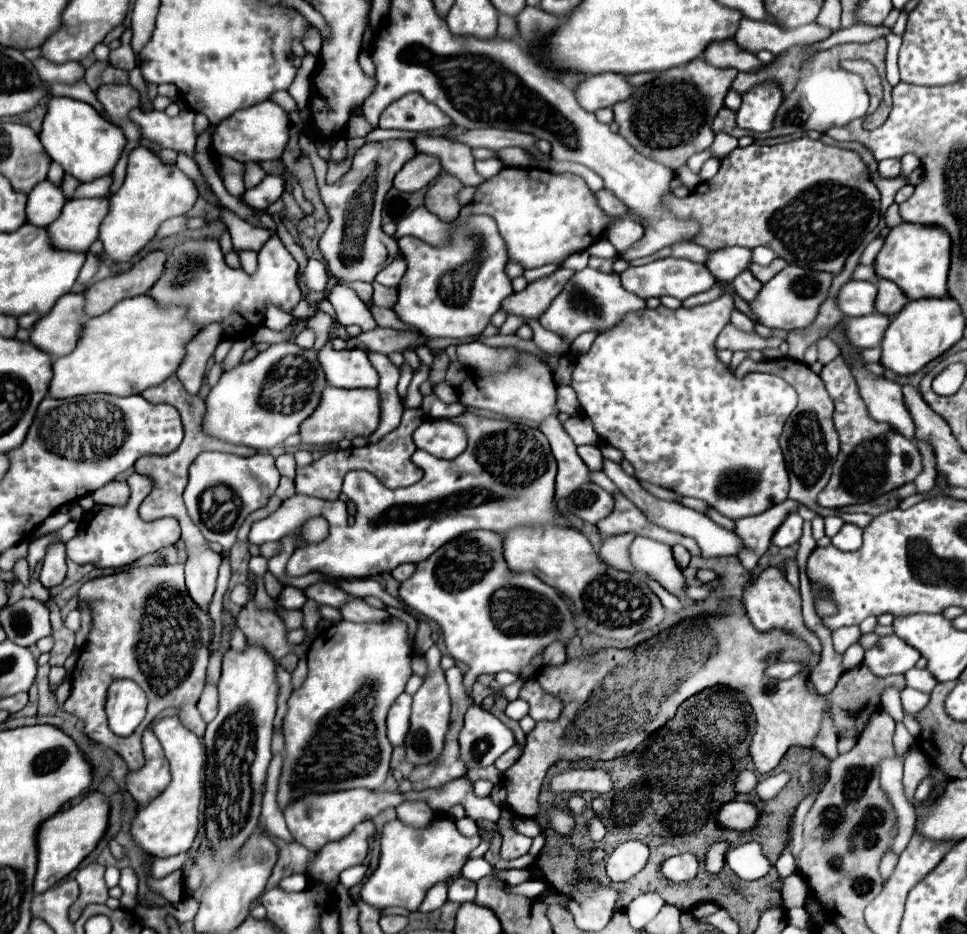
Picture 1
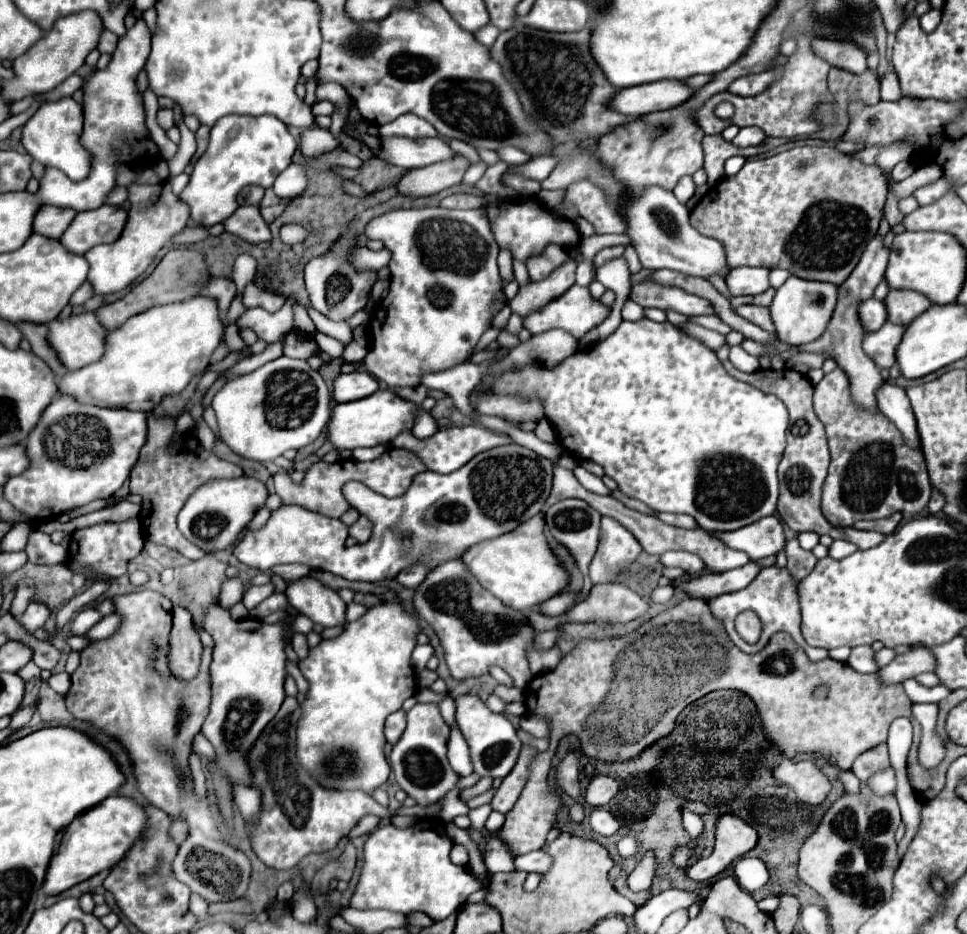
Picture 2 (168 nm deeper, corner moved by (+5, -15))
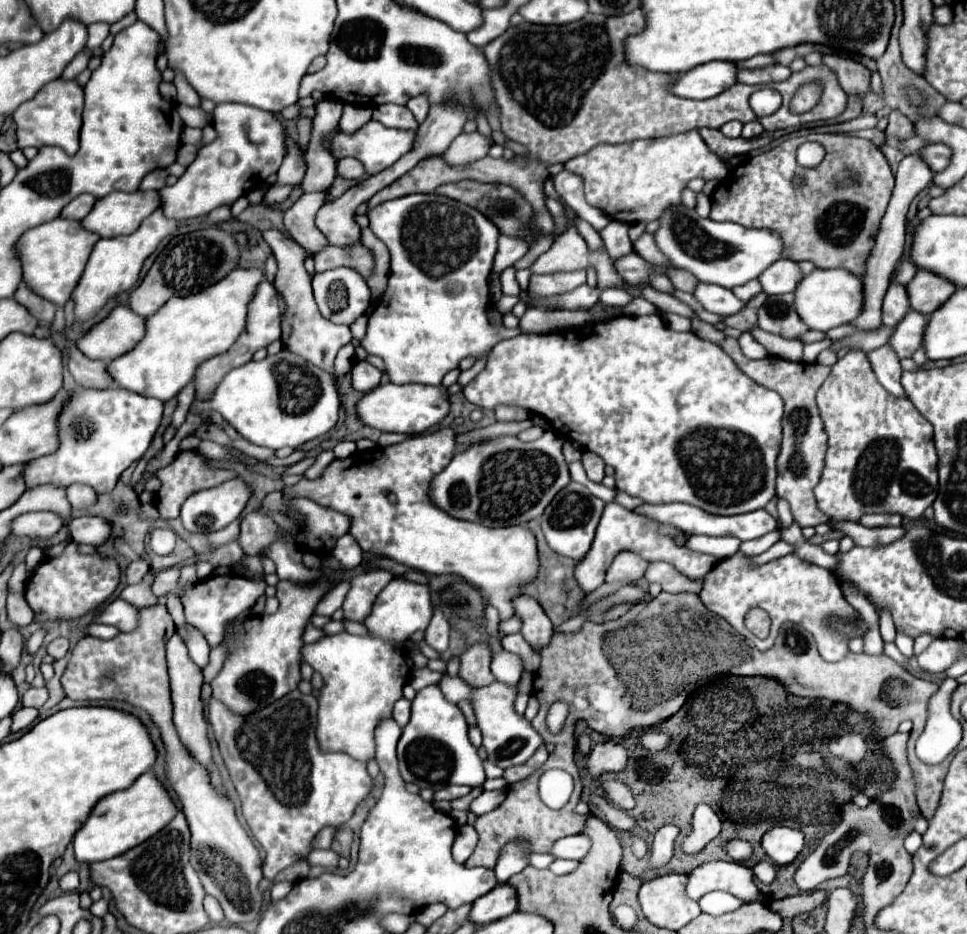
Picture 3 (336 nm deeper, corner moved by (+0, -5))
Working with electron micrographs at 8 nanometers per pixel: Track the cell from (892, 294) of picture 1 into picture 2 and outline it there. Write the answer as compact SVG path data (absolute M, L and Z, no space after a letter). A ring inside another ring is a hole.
M899 289L899 291L891 291L887 295L885 305L887 305L889 321L893 321L897 325L909 325L923 311L927 311L933 303L925 295L921 295L917 291Z

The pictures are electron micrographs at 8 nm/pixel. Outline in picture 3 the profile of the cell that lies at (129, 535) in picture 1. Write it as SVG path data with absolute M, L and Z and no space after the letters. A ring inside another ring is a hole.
M78 517L70 521L72 541L88 543L94 547L100 547L106 539L110 539L112 529L114 525L102 517Z

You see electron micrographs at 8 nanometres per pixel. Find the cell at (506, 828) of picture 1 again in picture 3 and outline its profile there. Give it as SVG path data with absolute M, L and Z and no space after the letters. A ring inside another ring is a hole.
M572 835L562 837L554 843L554 849L550 849L550 855L558 859L582 859L590 849L590 839L586 835Z

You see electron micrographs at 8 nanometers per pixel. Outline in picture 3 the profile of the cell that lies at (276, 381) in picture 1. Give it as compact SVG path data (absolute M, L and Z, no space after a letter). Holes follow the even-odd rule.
M282 349L262 361L250 361L232 369L218 385L212 401L201 405L201 401L195 400L190 411L201 415L213 409L222 413L222 417L254 445L270 449L296 449L302 443L328 433L336 425L340 397L336 377L332 373L326 373L296 353Z

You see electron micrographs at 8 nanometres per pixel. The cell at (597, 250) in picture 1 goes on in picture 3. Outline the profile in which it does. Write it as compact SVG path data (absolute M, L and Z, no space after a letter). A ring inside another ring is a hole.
M610 221L602 231L600 231L600 237L604 239L604 245L606 245L606 251L612 259L612 263L616 259L620 259L622 255L628 255L632 253L632 241L628 237L628 223L622 223L622 221Z

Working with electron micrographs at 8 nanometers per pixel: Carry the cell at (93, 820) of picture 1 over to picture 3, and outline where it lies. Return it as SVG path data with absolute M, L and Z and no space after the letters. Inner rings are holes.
M152 771L140 775L128 789L114 791L100 799L88 819L74 835L74 855L80 863L98 863L110 857L118 857L132 847L144 843L152 835L156 835L162 827L168 825L170 817L176 815L176 805L170 795L162 787L162 783L154 777Z

